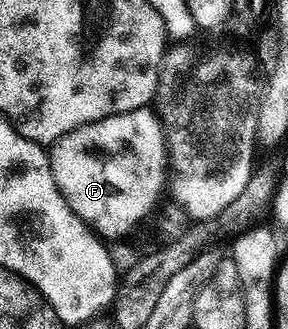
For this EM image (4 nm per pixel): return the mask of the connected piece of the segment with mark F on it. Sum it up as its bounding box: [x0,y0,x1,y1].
[48,107,169,241]

